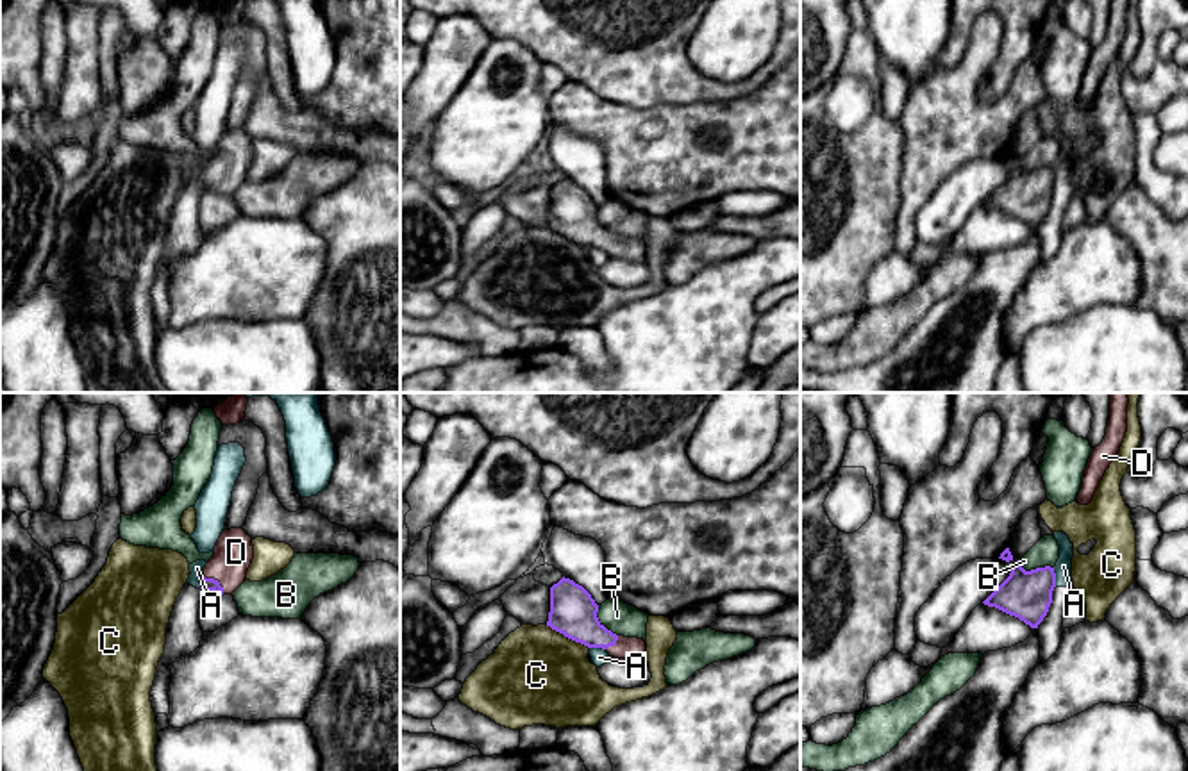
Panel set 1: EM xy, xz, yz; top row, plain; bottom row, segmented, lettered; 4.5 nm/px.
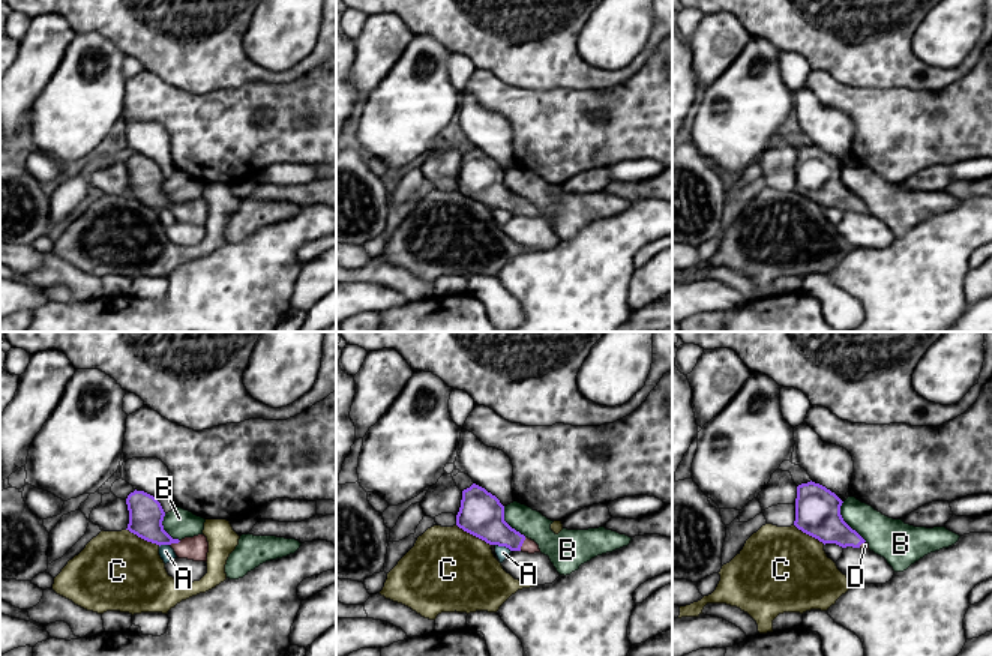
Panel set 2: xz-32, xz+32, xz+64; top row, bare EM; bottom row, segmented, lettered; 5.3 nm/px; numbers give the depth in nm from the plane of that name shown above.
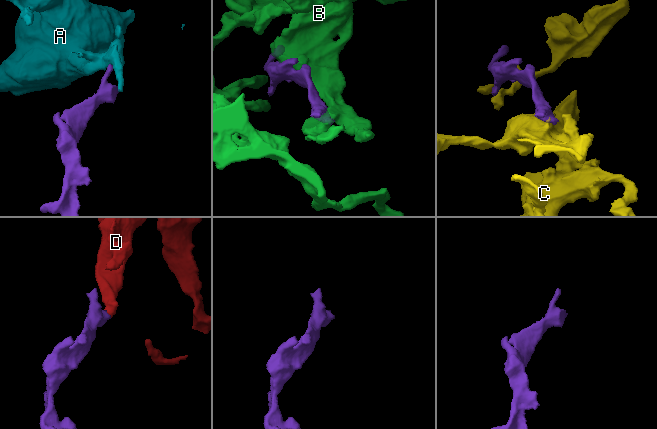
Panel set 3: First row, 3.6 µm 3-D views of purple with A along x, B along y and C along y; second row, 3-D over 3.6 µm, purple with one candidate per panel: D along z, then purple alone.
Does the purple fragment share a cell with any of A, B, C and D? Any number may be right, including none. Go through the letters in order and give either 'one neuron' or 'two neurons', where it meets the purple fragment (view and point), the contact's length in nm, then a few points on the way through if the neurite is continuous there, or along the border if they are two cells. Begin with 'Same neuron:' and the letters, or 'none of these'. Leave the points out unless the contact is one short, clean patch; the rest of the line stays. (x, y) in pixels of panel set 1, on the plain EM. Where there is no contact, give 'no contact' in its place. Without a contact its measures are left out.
Same neuron: D
A: two neurons; meets purple in yz at (1054, 177); contact 90 nm long; border along yz (1053, 168), (1056, 186)
B: two neurons; meets purple in yz at (1035, 170); contact 170 nm long
C: two neurons; meets purple in xz at (567, 236); contact 220 nm long
D: one neuron; meets purple in xy at (217, 181); contact 130 nm long; runs through xy (208, 184), (217, 181), (227, 170), (233, 156)

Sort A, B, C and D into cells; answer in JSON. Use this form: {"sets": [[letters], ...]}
{"sets": [["A"], ["B"], ["C"], ["D"]]}

